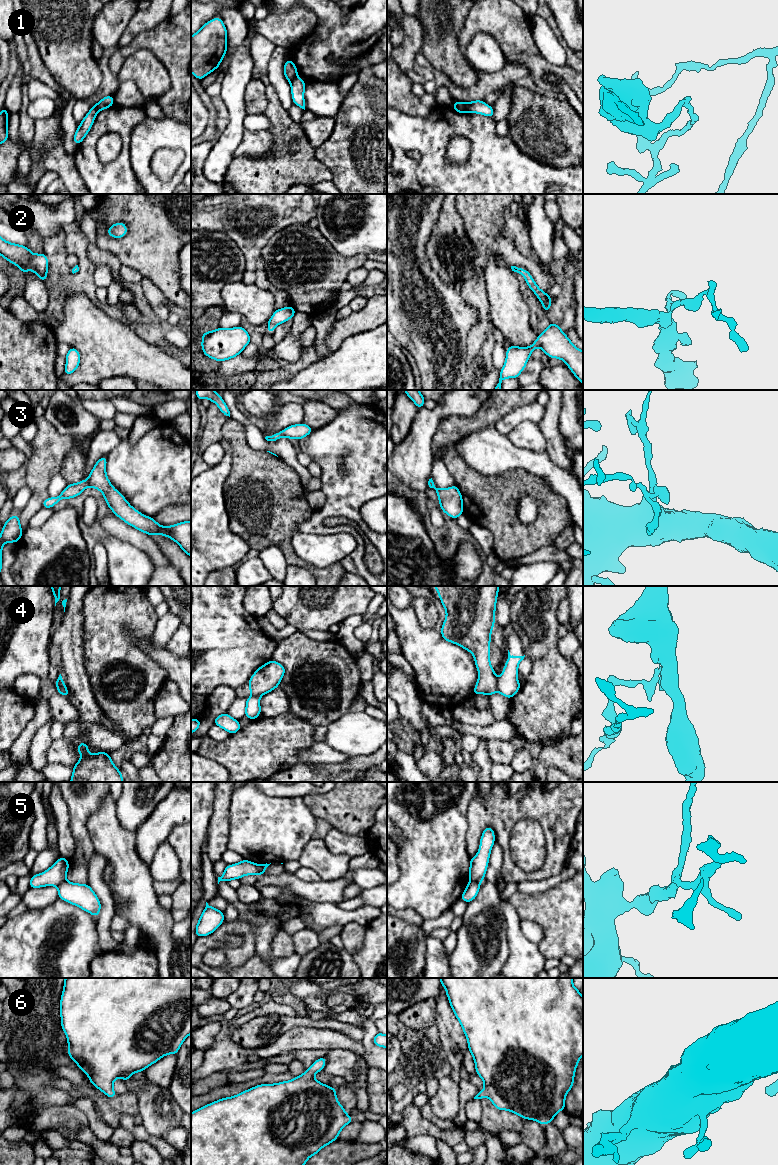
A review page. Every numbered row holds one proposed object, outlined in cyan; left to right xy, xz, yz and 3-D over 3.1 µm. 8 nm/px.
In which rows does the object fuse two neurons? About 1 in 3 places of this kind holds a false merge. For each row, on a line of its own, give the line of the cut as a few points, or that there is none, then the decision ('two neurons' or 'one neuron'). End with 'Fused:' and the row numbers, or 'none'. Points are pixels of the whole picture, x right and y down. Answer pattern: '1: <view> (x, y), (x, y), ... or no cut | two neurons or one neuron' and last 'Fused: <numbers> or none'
1: yz (464, 103), (469, 111) | two neurons
2: no cut | one neuron
3: no cut | one neuron
4: yz (497, 679), (496, 689) | two neurons
5: xz (257, 865), (260, 874) | two neurons
6: no cut | one neuron
Fused: 1, 4, 5

